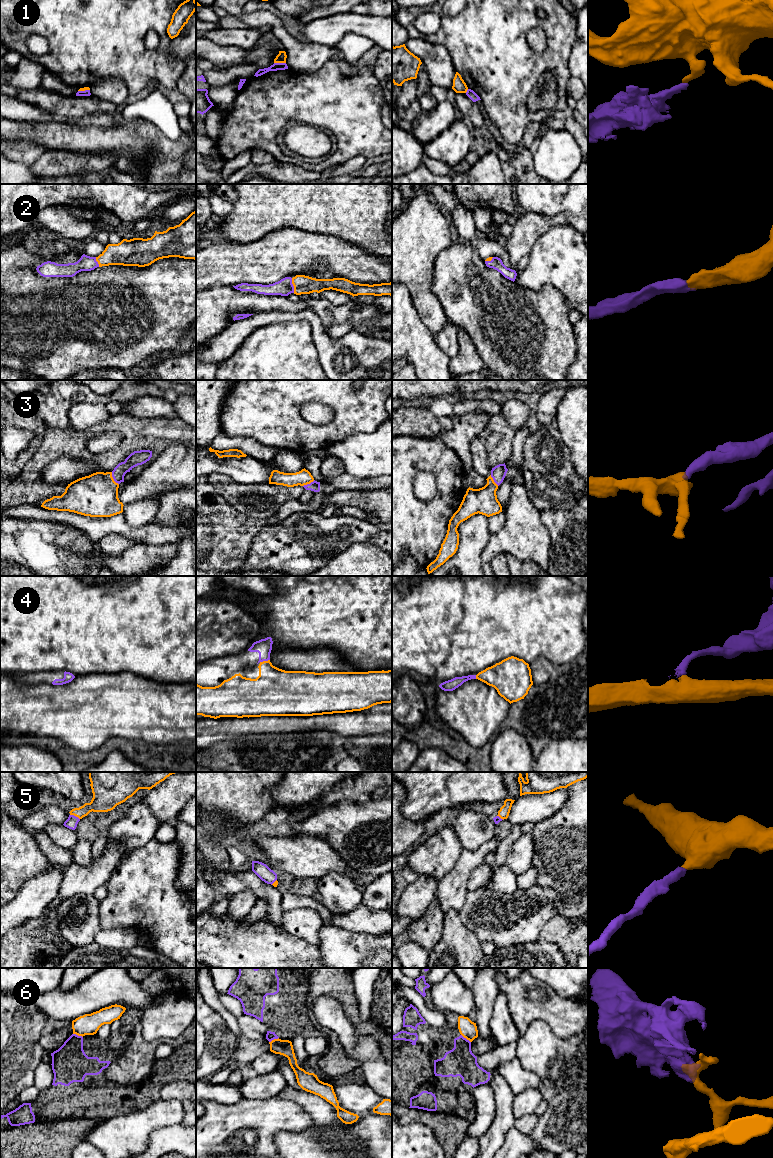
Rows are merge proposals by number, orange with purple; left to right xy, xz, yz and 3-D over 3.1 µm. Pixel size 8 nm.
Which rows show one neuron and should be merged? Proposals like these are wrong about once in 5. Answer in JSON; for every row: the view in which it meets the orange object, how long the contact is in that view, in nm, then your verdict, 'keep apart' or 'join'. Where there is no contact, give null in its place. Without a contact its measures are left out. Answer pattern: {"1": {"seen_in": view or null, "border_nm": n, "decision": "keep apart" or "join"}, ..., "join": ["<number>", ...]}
{"1": {"seen_in": "xz", "border_nm": 100, "decision": "keep apart"}, "2": {"seen_in": "xz", "border_nm": 120, "decision": "join"}, "3": {"seen_in": "xy", "border_nm": 120, "decision": "join"}, "4": {"seen_in": "xz", "border_nm": 80, "decision": "join"}, "5": {"seen_in": "xy", "border_nm": 90, "decision": "join"}, "6": {"seen_in": "xy", "border_nm": 90, "decision": "keep apart"}, "join": ["2", "3", "4", "5"]}

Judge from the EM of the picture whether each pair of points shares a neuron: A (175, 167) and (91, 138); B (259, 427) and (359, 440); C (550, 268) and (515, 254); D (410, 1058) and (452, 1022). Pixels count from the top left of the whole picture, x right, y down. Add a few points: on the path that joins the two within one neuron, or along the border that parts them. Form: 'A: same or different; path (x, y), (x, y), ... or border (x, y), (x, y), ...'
A: different; border (180, 158), (159, 159), (149, 172)
B: different; border (367, 432), (346, 436), (325, 450)
C: different; border (543, 234), (537, 239), (528, 253)
D: same; path (421, 1052), (442, 1033)

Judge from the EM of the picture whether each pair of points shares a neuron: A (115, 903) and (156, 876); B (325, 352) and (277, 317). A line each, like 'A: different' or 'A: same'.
A: same
B: same

